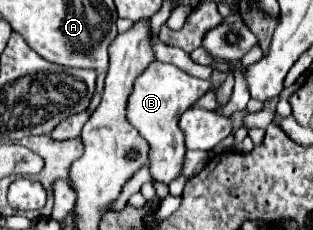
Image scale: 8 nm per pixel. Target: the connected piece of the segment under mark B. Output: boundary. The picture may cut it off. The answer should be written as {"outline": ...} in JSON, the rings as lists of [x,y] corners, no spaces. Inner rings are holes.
{"outline":[[[153,60],[135,80],[133,92],[127,102],[127,120],[139,130],[139,134],[149,142],[149,164],[151,164],[151,176],[153,180],[169,184],[173,178],[181,174],[185,144],[183,134],[177,126],[179,116],[197,100],[201,98],[212,86],[210,79],[200,79],[187,74],[183,70],[165,64],[159,60]]]}

